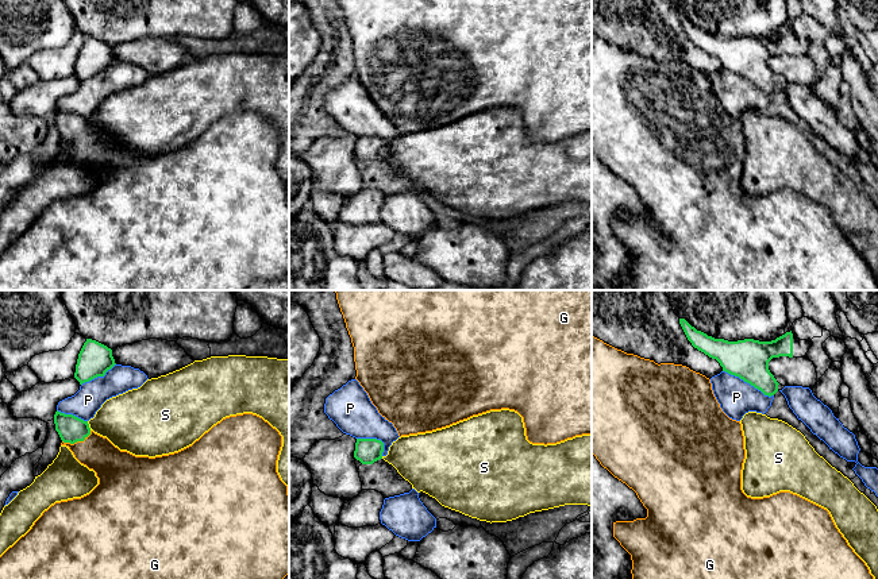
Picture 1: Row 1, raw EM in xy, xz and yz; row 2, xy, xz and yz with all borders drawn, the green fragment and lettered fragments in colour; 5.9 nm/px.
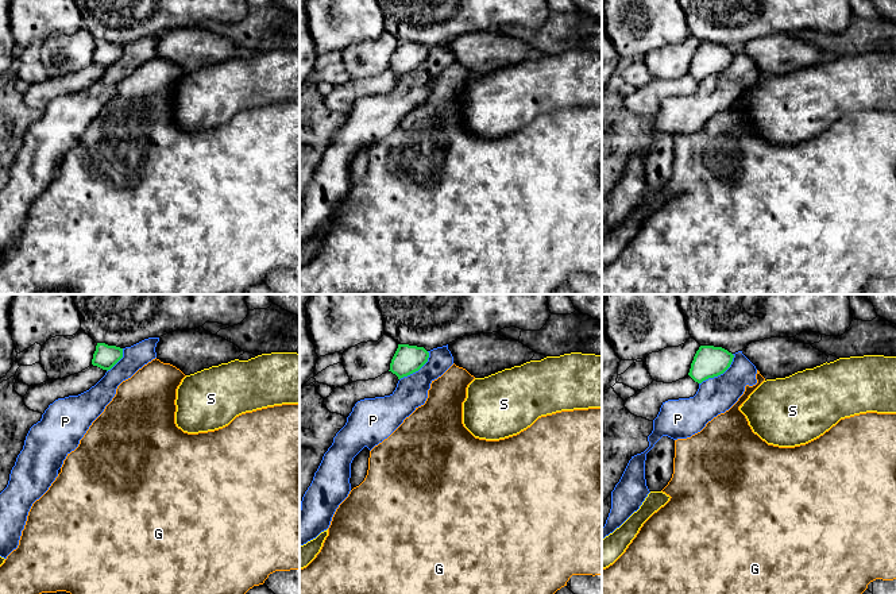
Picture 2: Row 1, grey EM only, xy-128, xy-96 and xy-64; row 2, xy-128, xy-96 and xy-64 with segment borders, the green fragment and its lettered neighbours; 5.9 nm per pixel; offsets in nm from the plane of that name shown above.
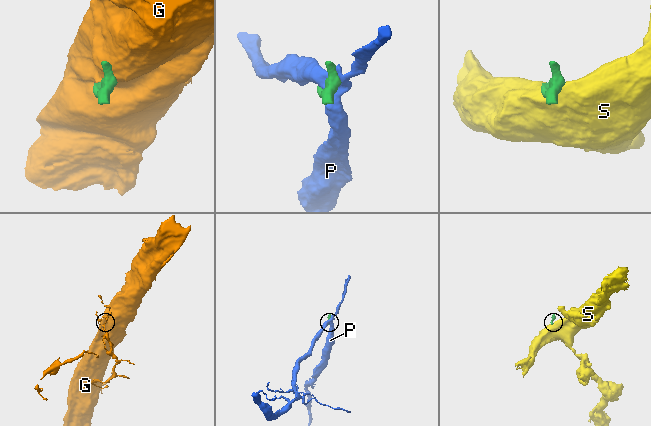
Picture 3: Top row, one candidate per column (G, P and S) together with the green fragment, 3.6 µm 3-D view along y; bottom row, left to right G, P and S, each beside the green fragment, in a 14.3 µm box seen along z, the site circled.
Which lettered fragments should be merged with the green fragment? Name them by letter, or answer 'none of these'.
G

